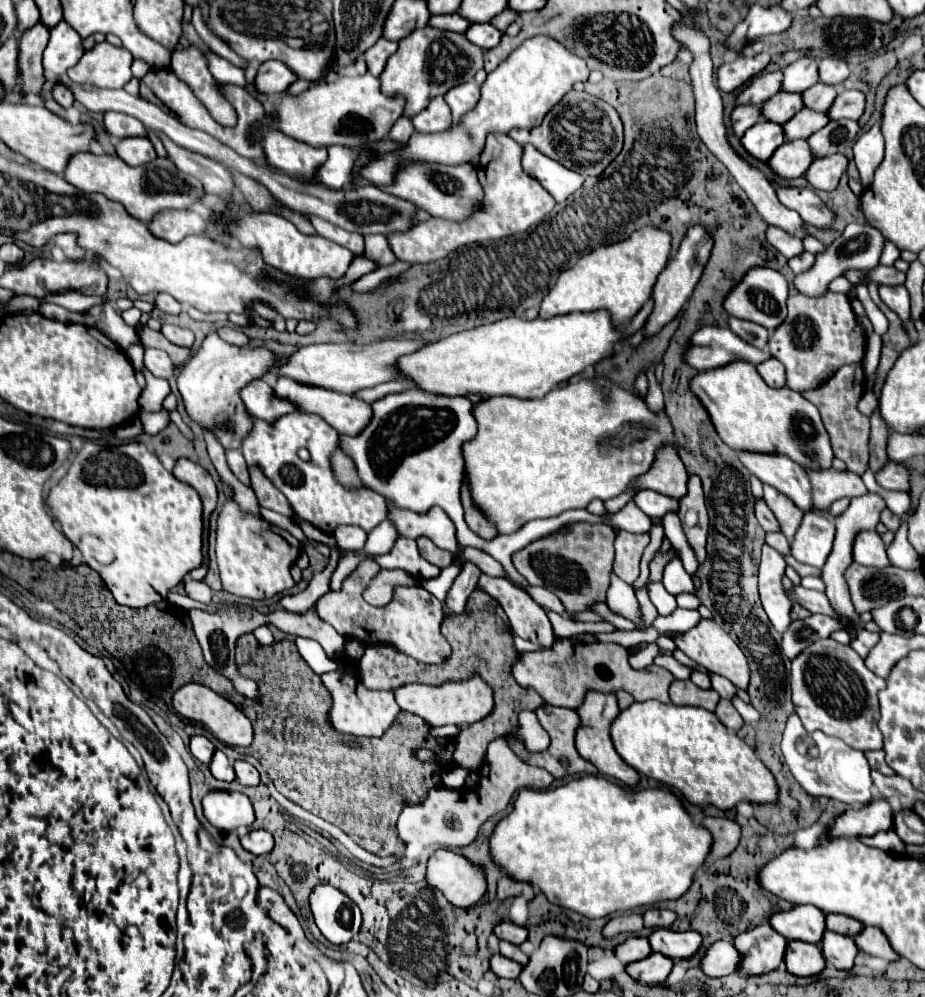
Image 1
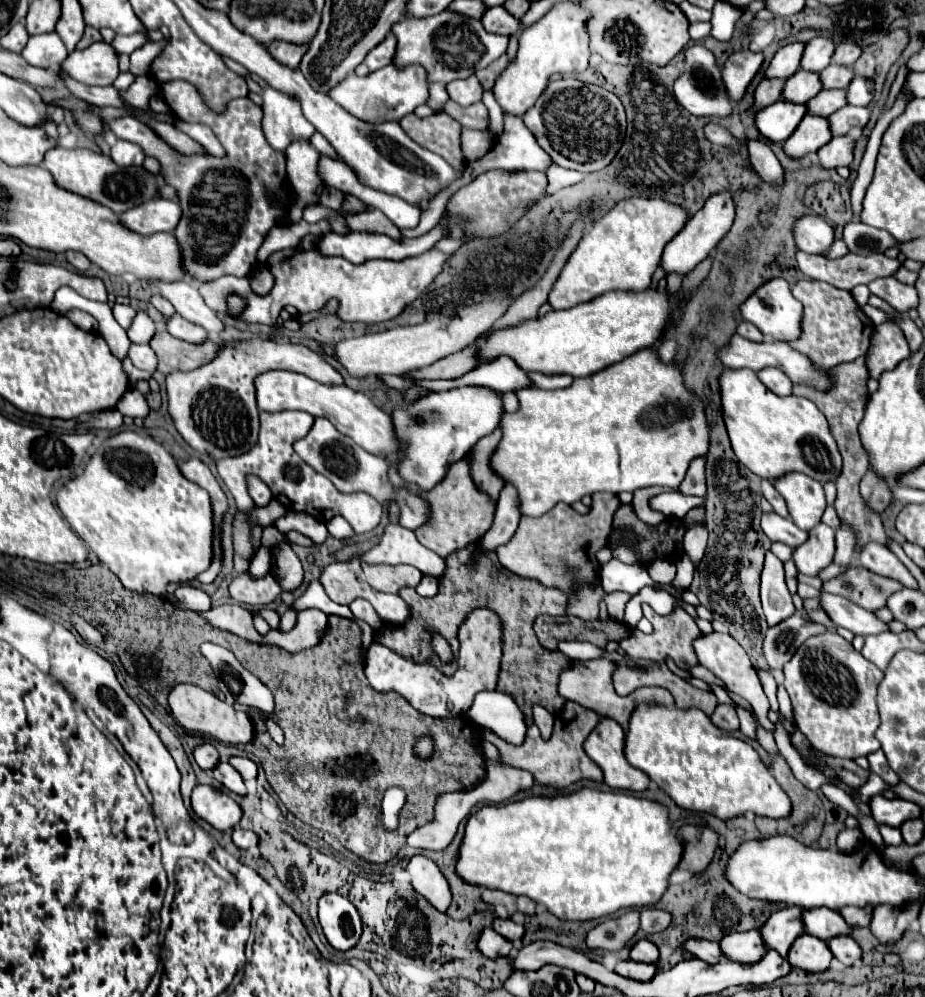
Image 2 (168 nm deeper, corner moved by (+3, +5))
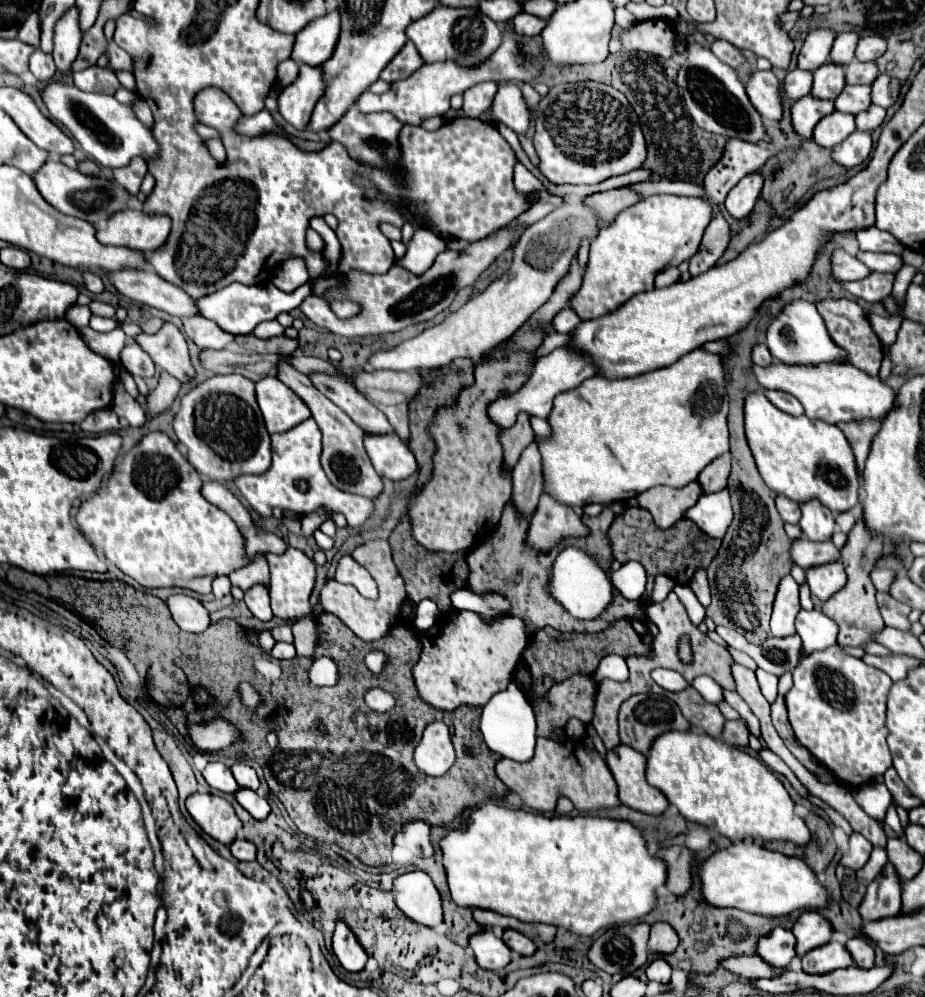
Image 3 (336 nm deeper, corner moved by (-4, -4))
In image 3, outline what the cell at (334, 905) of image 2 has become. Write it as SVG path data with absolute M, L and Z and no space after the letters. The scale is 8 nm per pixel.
M336 922L336 932L332 938L332 948L334 954L338 956L340 964L348 970L348 972L360 972L368 960L366 950L360 946L358 938L354 936L354 932L348 928L346 922Z

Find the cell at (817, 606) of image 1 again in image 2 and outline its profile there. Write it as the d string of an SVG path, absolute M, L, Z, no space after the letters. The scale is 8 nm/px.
M821 593L821 603L831 621L837 627L845 627L853 631L855 635L877 635L889 631L887 623L877 619L875 613L861 609L859 605L853 605L853 601L845 601L845 597L835 597L831 593Z

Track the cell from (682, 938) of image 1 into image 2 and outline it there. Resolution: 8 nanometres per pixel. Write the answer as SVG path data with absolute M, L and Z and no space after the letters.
M689 939L685 941L683 945L685 951L693 953L697 959L703 959L707 963L717 963L723 959L723 953L721 953L721 947L713 941L701 941L701 939Z

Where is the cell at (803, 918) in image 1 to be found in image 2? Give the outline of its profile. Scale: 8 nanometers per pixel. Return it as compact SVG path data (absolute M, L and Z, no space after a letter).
M827 907L803 911L803 923L809 935L815 935L825 941L839 935L851 935L855 931L849 923L845 923L845 919L837 911L827 909Z

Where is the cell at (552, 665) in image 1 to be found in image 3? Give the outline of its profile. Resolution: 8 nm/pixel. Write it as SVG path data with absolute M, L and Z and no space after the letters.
M644 694L644 696L632 696L620 706L618 714L618 724L620 724L620 742L628 744L630 748L646 754L652 740L668 730L688 730L690 724L682 716L680 708L676 702L672 702L666 696L656 696L656 694Z

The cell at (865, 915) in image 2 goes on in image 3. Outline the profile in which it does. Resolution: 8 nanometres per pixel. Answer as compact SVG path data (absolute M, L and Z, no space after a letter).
M892 864L884 868L880 876L876 876L858 906L862 920L880 920L900 914L900 878Z

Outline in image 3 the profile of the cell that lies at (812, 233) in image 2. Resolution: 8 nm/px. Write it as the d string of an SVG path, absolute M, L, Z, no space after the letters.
M836 248L832 252L830 264L832 264L832 274L838 280L860 280L860 278L866 278L870 274L870 270L860 260L850 256L842 248Z

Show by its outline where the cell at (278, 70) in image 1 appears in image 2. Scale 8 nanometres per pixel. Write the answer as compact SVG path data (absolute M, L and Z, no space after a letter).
M271 41L267 49L273 53L273 57L277 57L277 61L289 67L299 67L301 57L307 53L307 45L289 45L285 41Z

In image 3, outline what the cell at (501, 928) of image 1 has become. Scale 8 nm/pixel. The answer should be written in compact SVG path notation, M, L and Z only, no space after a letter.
M504 930L502 940L506 942L506 946L508 946L510 950L514 950L514 952L518 952L518 954L522 954L522 956L530 956L530 954L536 952L534 942L532 942L528 936L520 934L518 930Z

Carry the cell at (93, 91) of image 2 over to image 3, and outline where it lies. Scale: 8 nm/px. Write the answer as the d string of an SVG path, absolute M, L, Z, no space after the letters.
M68 10L54 30L54 62L62 74L72 72L72 62L78 56L78 48L82 42L82 32L78 28L78 10Z

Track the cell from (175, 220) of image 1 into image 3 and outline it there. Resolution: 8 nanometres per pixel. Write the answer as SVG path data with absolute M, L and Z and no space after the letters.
M124 210L120 214L114 214L104 226L100 226L96 236L102 244L152 252L166 242L170 228L170 216Z

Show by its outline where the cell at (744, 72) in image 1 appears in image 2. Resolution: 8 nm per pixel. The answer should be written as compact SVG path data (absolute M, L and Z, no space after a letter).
M753 51L733 53L727 59L727 63L723 67L723 83L733 101L743 99L749 83L761 69L761 63L763 63L763 53L753 53Z

